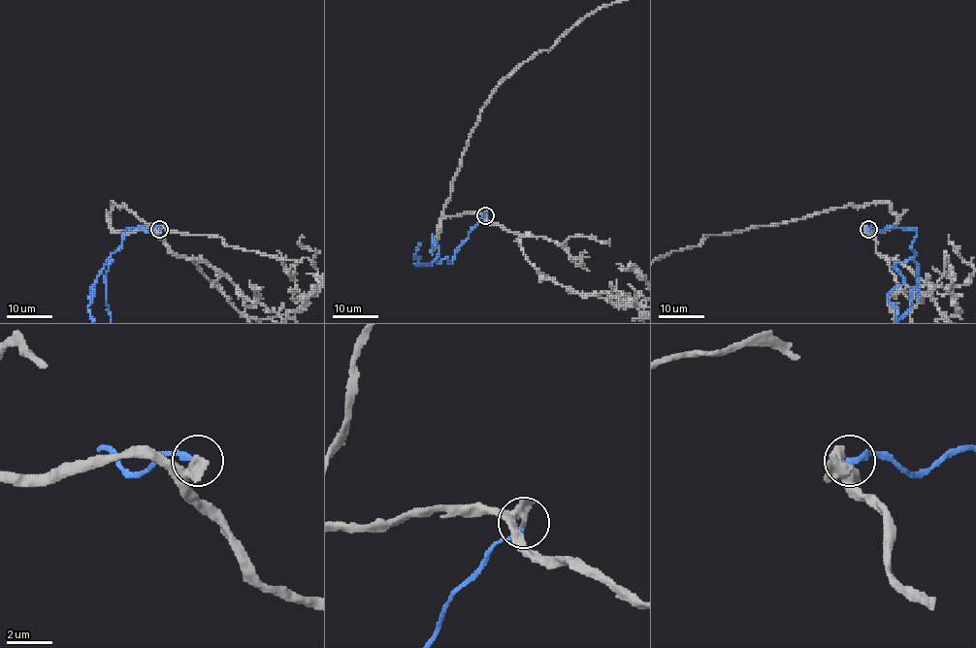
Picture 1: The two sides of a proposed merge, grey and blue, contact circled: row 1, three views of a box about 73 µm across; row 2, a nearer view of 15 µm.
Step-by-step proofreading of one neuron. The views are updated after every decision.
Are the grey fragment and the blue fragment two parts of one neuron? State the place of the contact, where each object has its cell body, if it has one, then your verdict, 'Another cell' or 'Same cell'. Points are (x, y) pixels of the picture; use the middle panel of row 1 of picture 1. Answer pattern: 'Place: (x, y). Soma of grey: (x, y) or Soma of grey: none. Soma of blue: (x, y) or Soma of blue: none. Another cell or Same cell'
Place: (485, 215). Soma of grey: none. Soma of blue: none. Another cell

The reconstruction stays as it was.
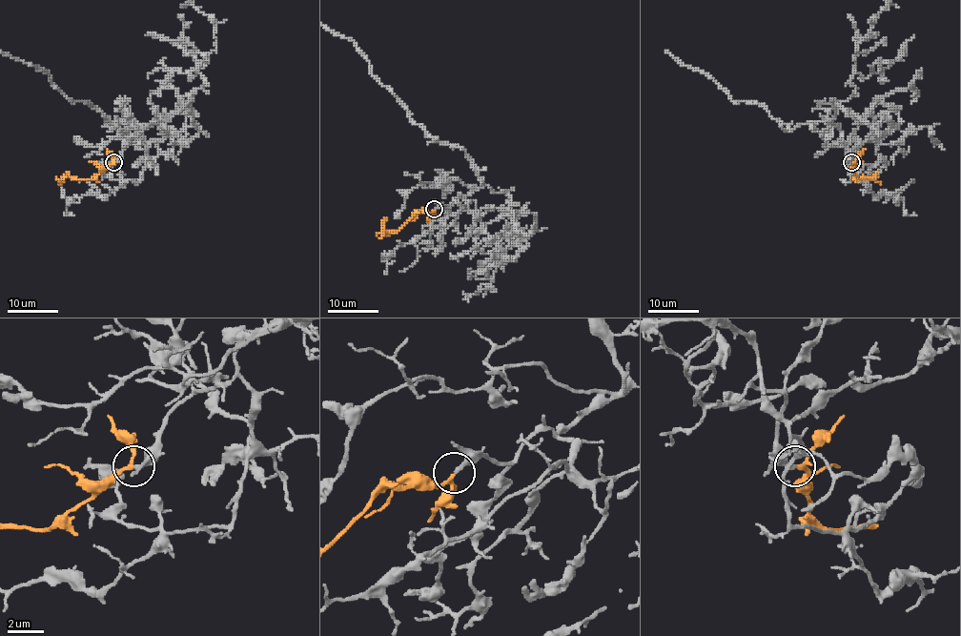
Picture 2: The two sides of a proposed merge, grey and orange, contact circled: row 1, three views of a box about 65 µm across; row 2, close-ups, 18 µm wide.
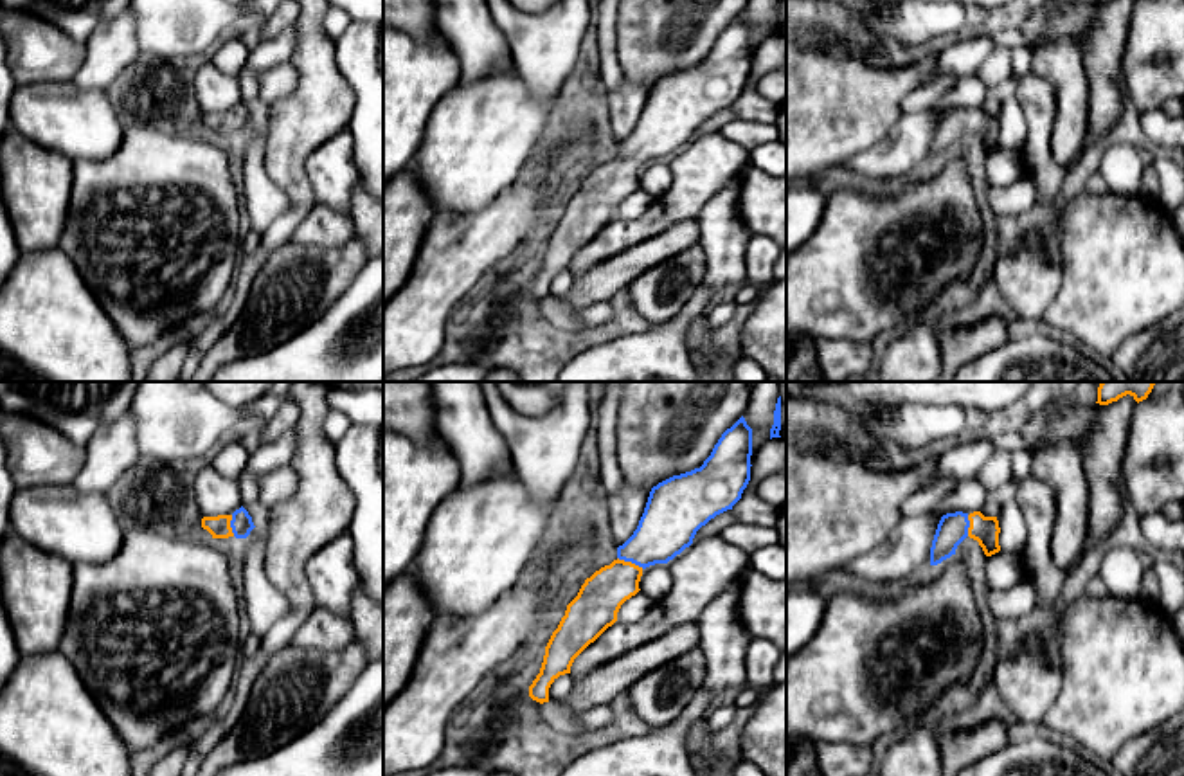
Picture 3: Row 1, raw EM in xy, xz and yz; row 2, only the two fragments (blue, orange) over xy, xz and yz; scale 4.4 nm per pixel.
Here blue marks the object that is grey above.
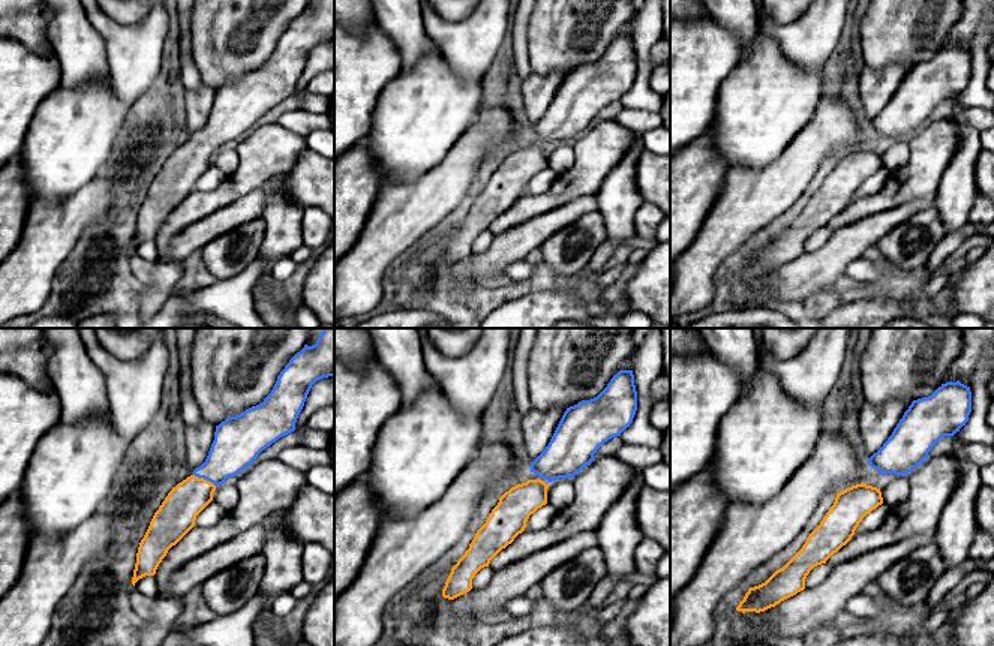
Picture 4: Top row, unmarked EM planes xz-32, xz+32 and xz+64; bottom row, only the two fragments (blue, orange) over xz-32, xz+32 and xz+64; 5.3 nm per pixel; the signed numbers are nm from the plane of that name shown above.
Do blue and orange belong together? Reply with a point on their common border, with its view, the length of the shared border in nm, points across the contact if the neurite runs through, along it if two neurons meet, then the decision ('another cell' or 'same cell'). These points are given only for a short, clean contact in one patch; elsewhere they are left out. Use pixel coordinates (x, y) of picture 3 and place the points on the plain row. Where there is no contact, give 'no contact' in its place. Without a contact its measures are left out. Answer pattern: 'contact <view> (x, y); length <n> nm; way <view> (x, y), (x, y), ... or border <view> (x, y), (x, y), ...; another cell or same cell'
contact xz (630, 157); length 130 nm; way xz (670, 117), (630, 157), (627, 168), (600, 195); same cell

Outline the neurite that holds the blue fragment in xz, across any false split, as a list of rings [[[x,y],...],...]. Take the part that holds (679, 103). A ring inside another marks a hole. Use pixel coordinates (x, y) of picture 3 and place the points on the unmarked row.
[[[741,13],[727,25],[700,65],[651,85],[633,131],[617,155],[585,176],[552,229],[529,293],[549,299],[551,281],[570,270],[574,256],[617,218],[621,202],[635,193],[642,167],[668,160],[693,140],[696,128],[732,106],[750,77],[752,25]]]

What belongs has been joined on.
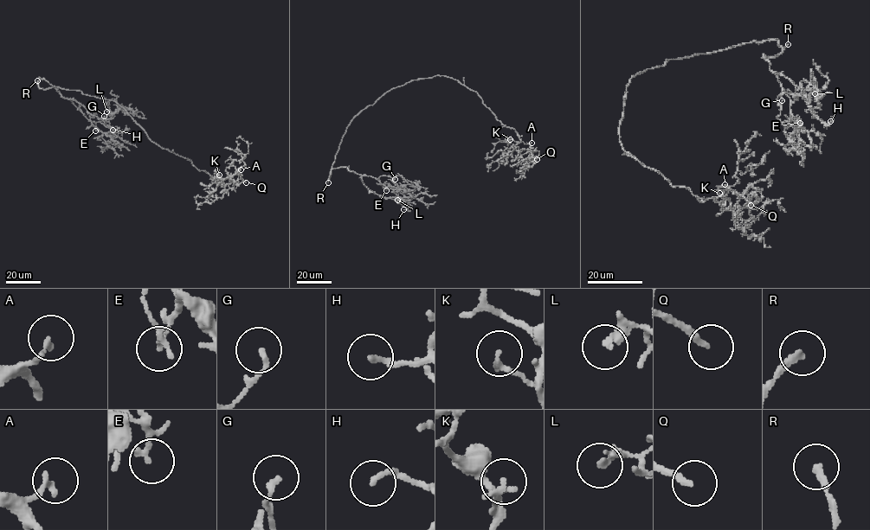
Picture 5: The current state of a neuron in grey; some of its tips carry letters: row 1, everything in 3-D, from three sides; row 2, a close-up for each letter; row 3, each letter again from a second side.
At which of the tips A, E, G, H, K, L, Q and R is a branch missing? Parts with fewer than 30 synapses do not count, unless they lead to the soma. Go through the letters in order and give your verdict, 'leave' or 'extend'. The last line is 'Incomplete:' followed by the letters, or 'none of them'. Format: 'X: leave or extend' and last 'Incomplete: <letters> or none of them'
A: leave
E: leave
G: leave
H: leave
K: leave
L: leave
Q: extend
R: extend
Incomplete: Q, R

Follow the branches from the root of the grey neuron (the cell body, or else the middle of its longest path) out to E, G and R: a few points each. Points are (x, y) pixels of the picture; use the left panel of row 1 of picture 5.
E: (93, 96), (61, 89), (40, 78), (41, 88), (54, 87), (62, 97), (81, 104), (95, 130)
G: (93, 96), (40, 78), (41, 88), (54, 87), (92, 115), (104, 116)
R: (93, 96), (80, 91), (61, 89), (40, 78), (38, 82), (37, 80)

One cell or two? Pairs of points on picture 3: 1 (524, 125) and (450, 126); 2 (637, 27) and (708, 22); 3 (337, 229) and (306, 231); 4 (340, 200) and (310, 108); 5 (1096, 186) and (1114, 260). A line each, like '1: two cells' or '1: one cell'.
1: one cell
2: one cell
3: one cell
4: two cells
5: two cells

